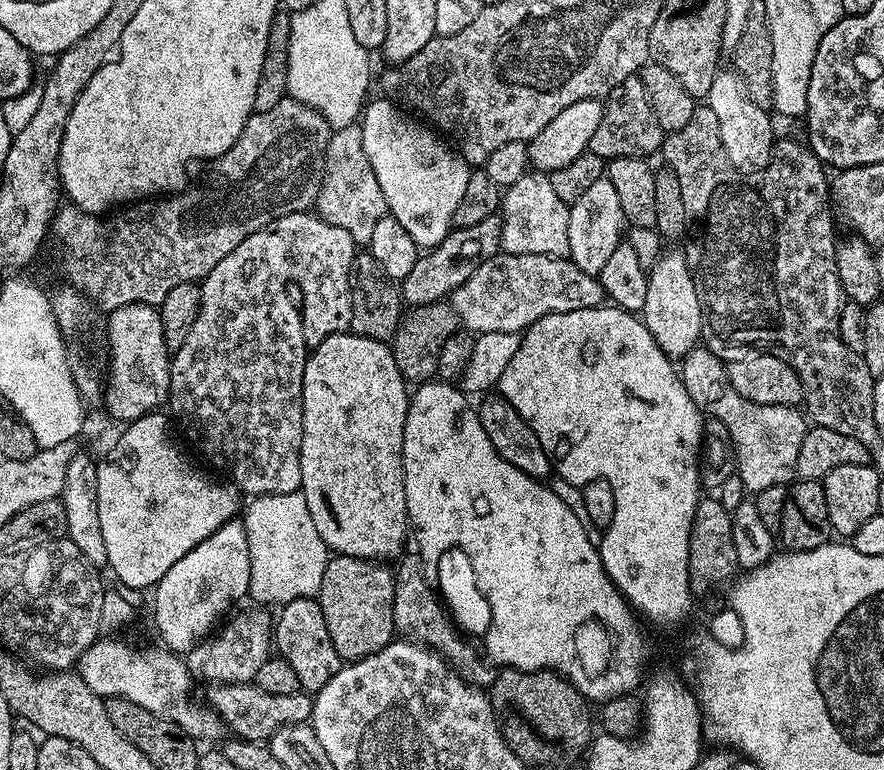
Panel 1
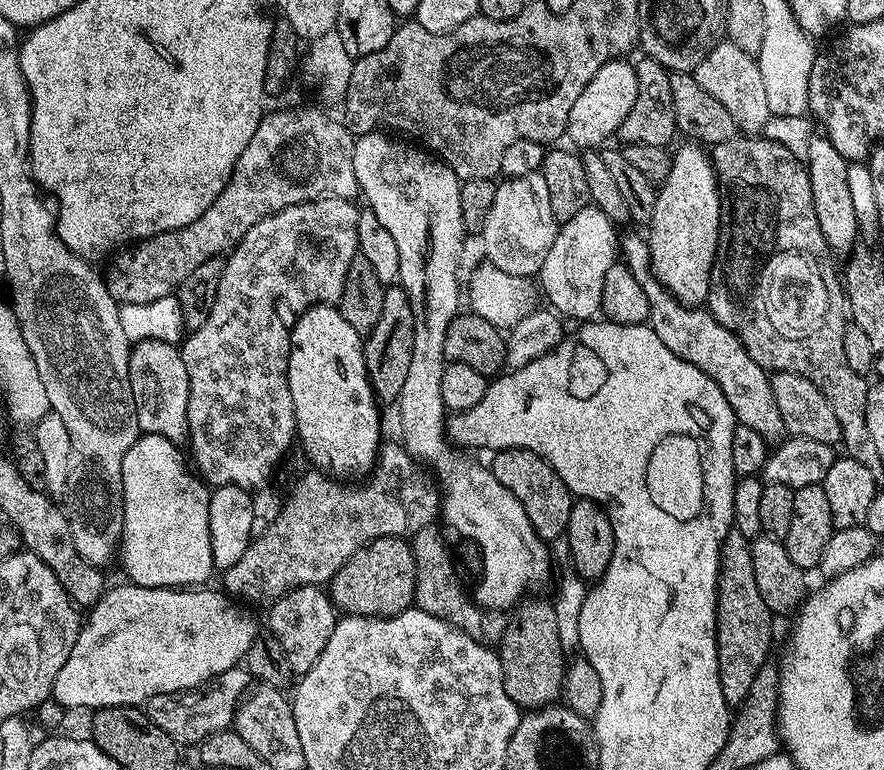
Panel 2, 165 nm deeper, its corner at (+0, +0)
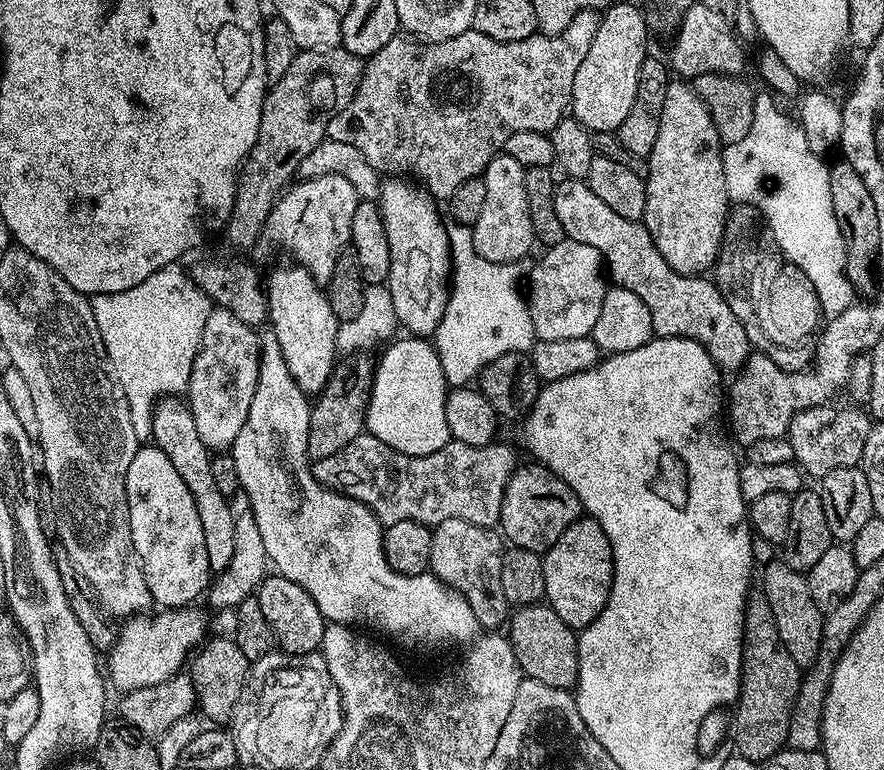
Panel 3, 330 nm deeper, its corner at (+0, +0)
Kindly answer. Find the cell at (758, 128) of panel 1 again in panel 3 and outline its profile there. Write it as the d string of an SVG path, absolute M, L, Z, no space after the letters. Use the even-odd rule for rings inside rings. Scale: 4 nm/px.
M693 2L679 28L674 33L676 41L672 44L672 60L670 68L677 77L691 78L698 74L726 74L740 76L744 68L744 48L738 39L733 25L708 9L702 2Z

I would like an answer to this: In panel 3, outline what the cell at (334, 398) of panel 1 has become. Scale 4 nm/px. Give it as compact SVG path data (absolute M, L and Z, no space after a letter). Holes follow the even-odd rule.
M291 267L276 268L266 276L268 324L278 338L282 358L286 358L290 374L294 374L294 382L298 382L300 389L306 393L319 394L324 391L337 367L336 338L341 321L336 319L334 310L330 310L328 293L321 281L312 277L304 268Z

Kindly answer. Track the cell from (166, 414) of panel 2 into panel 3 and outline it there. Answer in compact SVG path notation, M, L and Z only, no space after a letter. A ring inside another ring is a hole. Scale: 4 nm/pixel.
M165 396L164 399L156 403L156 408L152 412L152 435L150 440L155 447L162 450L162 454L166 454L166 458L170 458L174 470L178 470L178 475L182 477L182 482L186 482L186 490L190 490L190 494L194 498L194 506L198 506L198 518L202 522L202 538L206 542L206 558L208 559L209 569L216 574L228 570L232 560L237 559L238 556L235 550L237 513L228 505L230 503L229 497L223 496L218 490L218 482L214 482L213 453L204 445L202 438L198 438L198 426L194 426L192 411L180 396Z

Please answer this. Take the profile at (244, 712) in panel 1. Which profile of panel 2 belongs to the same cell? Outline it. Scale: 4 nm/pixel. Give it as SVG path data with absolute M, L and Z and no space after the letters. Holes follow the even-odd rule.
M237 666L218 674L212 680L207 680L198 688L190 688L187 692L174 692L170 696L150 698L146 711L150 722L154 722L154 726L162 729L178 746L196 746L210 734L226 732L233 727L236 709L249 688L250 677L247 668Z

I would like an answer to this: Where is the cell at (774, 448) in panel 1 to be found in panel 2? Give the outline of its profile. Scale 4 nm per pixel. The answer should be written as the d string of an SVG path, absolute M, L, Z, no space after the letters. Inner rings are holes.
M636 232L629 236L621 235L618 240L618 252L622 263L638 278L638 284L646 293L648 303L647 323L662 338L662 343L682 358L682 362L690 362L690 366L698 366L702 374L706 374L726 394L726 402L730 402L732 412L739 423L750 426L750 430L760 434L764 440L776 442L785 435L782 414L778 414L778 402L774 402L774 390L769 373L742 346L740 339L726 326L722 326L712 317L712 313L704 306L693 306L678 302L670 290L658 282L652 272L652 259L647 239Z

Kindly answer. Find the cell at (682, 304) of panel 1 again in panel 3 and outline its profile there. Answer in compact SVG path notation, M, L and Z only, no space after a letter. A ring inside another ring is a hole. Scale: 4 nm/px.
M676 78L666 86L666 102L658 122L658 142L654 142L654 150L646 159L649 172L642 223L650 238L654 238L658 254L662 254L678 274L707 273L720 255L730 201L718 130L710 118L710 110L706 110L691 83Z

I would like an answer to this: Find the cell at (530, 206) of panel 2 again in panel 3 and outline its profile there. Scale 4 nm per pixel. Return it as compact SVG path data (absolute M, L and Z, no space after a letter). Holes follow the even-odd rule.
M503 154L488 163L482 179L486 182L486 203L476 224L471 225L474 250L495 264L514 264L523 261L536 240L532 229L532 211L528 201L528 187L524 177L526 169L514 158Z

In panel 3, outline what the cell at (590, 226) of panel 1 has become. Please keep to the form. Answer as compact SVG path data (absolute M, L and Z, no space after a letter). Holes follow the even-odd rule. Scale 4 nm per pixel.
M567 238L561 244L551 245L545 252L548 253L530 268L532 289L526 292L537 337L540 340L565 340L591 336L606 291L602 275L606 268L603 256L594 250L594 246L586 246L586 242Z

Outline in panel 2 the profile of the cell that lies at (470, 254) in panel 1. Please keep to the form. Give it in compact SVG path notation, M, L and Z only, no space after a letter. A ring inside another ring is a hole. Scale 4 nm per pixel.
M399 286L385 287L382 298L382 314L372 331L363 337L364 362L368 371L368 381L377 401L399 401L400 391L406 383L406 373L410 371L410 358L414 346L414 314L412 303Z

